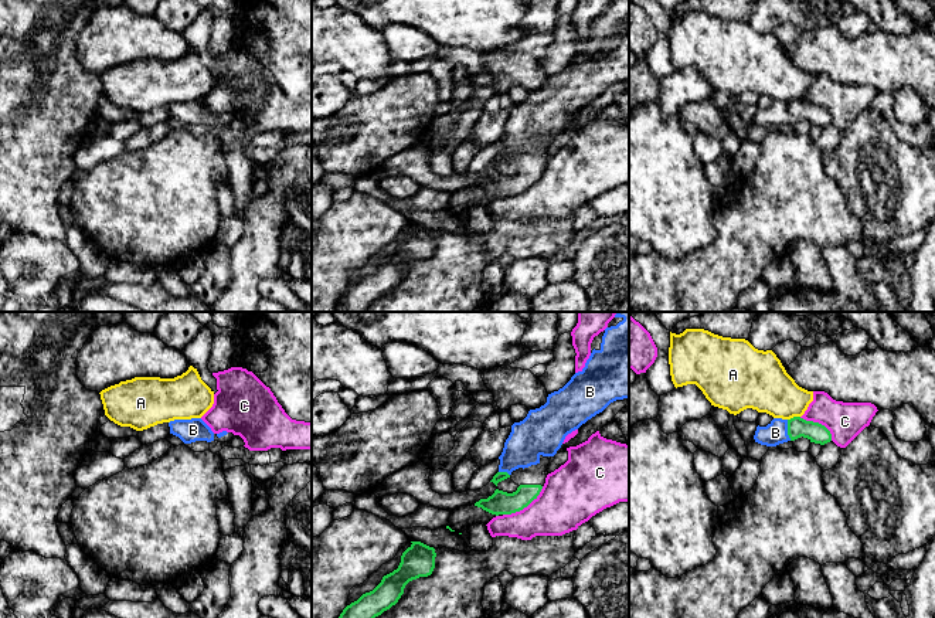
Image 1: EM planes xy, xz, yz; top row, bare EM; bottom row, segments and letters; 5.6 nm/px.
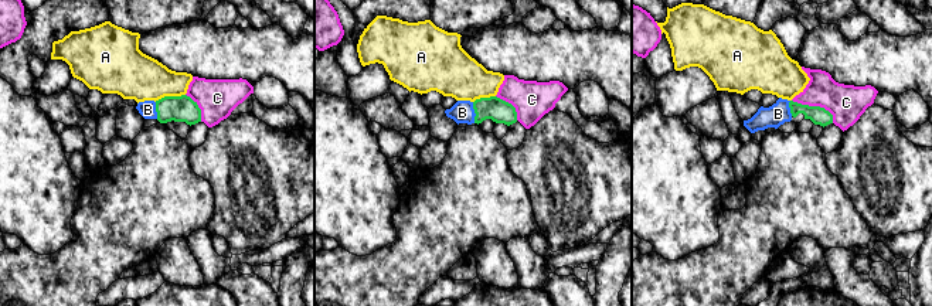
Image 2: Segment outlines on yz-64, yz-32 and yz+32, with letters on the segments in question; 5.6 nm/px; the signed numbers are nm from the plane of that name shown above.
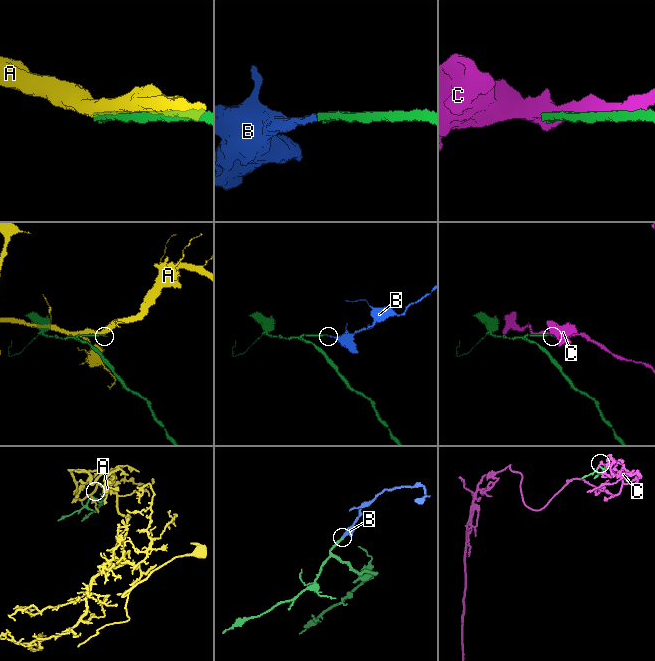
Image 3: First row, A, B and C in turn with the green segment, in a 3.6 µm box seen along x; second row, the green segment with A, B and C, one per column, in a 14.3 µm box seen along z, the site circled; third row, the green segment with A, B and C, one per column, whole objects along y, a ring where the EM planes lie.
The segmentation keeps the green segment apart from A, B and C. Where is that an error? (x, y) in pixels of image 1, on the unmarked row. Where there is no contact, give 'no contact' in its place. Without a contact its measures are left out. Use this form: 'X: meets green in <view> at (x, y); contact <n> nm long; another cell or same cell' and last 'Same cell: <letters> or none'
A: meets green in yz at (794, 99); contact 80 nm long; another cell
B: meets green in yz at (788, 112); contact 120 nm long; same cell
C: meets green in xz at (524, 189); contact 280 nm long; another cell
Same cell: B

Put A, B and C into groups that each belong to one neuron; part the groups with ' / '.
A / B / C

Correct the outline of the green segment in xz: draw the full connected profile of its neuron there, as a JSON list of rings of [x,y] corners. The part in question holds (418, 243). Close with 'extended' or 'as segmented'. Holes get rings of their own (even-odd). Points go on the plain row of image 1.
[[[421,224],[411,225],[402,235],[397,252],[384,258],[373,274],[363,276],[343,292],[337,302],[337,312],[364,312],[375,299],[398,285],[409,264],[432,257],[435,231]]]; as segmented

